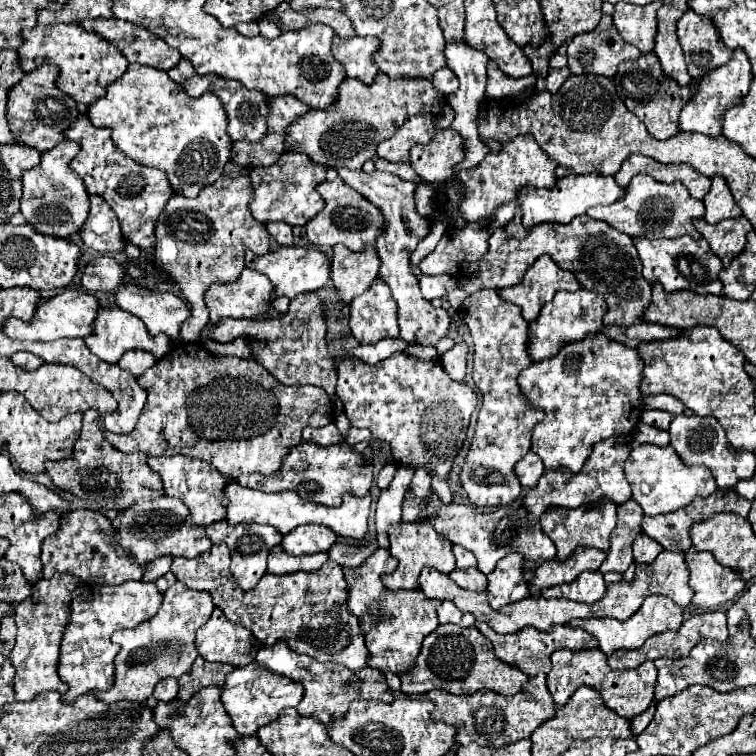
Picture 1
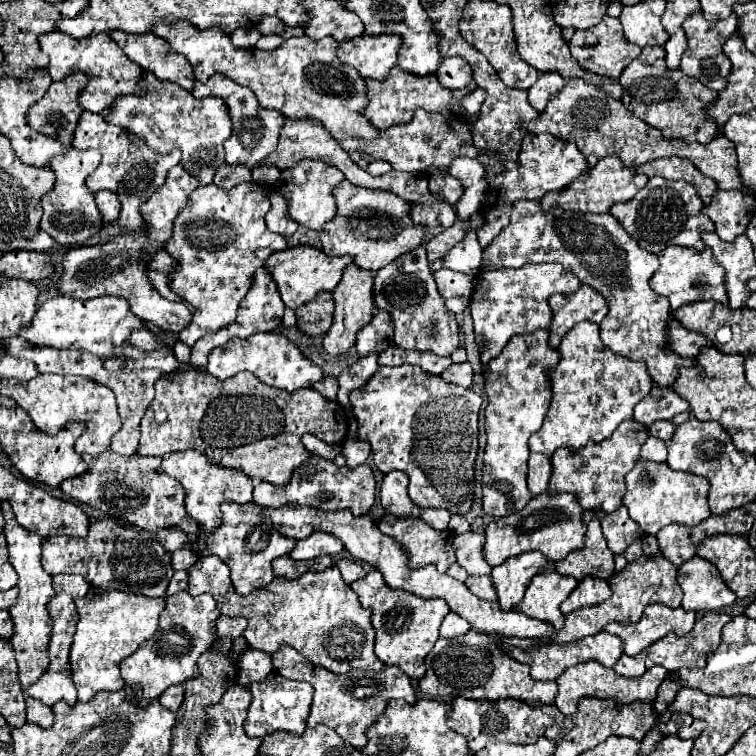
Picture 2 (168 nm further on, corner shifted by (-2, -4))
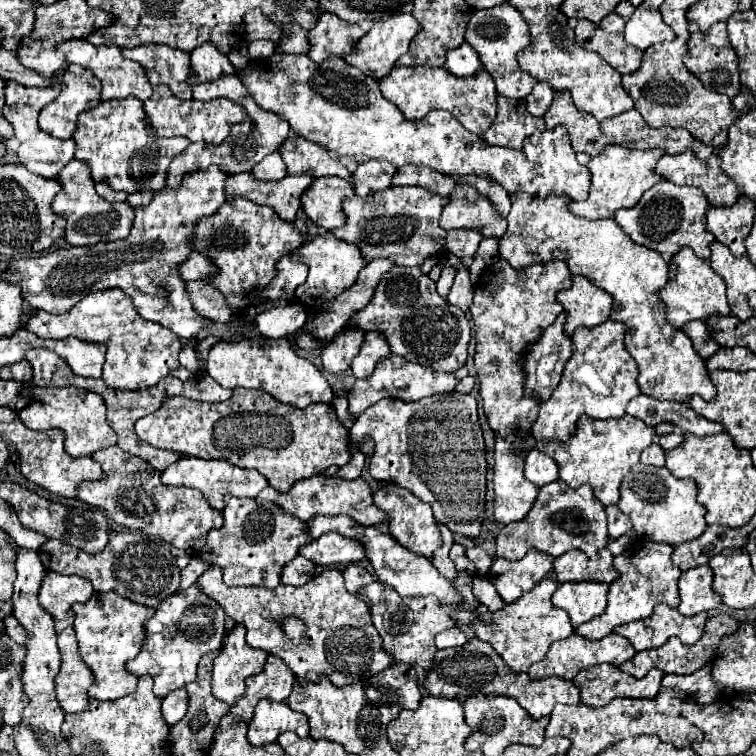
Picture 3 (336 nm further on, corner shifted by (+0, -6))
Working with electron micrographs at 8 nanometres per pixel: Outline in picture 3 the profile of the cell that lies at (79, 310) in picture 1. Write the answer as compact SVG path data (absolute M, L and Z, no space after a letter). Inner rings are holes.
M117 288L89 294L65 314L55 316L37 310L35 316L29 318L25 328L29 328L39 338L63 340L75 336L83 342L103 344L107 348L107 360L101 378L111 388L121 388L121 390L149 388L155 386L171 370L179 368L179 360L177 360L177 354L181 350L179 338L171 330L163 328L161 324L143 320L137 314L135 306L131 304L131 298Z

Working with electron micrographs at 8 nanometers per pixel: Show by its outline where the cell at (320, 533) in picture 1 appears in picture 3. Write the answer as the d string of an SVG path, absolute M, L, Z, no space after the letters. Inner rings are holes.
M337 532L323 534L311 544L299 548L299 554L319 566L335 566L335 564L351 564L365 558L363 546L357 540L339 536Z

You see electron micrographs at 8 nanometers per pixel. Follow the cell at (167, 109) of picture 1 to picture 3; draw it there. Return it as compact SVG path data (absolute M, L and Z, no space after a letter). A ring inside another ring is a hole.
M157 86L153 88L153 96L143 104L145 108L145 120L151 124L157 136L185 136L191 142L209 142L209 144L221 144L227 136L229 130L235 122L241 122L247 112L227 100L227 98L215 98L209 102L199 102L199 100L179 100L171 94L167 86Z

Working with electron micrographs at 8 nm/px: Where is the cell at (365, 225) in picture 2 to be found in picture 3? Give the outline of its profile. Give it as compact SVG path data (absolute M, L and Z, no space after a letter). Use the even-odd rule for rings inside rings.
M393 186L371 196L353 196L343 200L347 222L335 228L333 234L361 250L363 260L387 258L397 266L421 266L431 254L445 254L445 230L439 226L439 216L449 200L421 186Z

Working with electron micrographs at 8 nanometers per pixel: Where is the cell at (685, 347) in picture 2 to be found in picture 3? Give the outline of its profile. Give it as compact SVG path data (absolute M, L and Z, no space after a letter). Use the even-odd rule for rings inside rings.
M693 320L691 324L687 324L687 328L681 328L693 342L693 348L697 350L697 354L703 358L703 360L709 360L717 350L719 350L719 344L711 340L709 332L707 332L707 326L703 320Z

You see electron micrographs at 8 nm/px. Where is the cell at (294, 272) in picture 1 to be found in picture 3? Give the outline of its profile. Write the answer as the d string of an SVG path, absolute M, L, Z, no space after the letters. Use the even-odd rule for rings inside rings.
M327 232L325 236L317 236L315 240L311 240L309 244L299 246L297 250L291 252L291 256L295 256L295 260L303 262L309 266L309 276L307 280L295 290L295 298L299 304L311 308L311 306L319 306L325 300L335 298L339 292L343 292L345 288L355 284L355 278L359 274L359 270L367 264L361 258L361 252L355 244L347 244L339 238L335 238L331 232Z

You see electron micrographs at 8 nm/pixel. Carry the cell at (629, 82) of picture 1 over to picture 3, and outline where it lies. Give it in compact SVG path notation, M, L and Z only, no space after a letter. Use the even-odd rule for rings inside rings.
M685 40L671 42L655 42L643 52L643 60L639 70L623 76L623 88L633 98L635 108L641 112L643 120L651 128L671 126L685 128L707 146L721 148L727 144L727 128L737 120L739 114L731 108L731 100L719 92L705 88L683 64L687 56Z

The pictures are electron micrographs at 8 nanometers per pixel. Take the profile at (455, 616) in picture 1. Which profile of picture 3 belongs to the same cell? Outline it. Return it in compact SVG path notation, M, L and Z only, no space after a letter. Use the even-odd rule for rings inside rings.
M449 628L449 630L443 630L437 638L435 638L435 644L437 648L451 648L451 646L463 646L467 642L467 636L457 628Z

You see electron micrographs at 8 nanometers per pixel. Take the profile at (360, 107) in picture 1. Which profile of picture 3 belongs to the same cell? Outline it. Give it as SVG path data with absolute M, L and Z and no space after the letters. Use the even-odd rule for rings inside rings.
M395 66L387 78L379 80L381 94L393 102L407 120L419 120L427 116L431 110L447 110L451 112L469 132L483 134L497 114L495 102L495 82L485 68L477 70L475 76L457 78L449 74L445 68L425 68L425 66Z

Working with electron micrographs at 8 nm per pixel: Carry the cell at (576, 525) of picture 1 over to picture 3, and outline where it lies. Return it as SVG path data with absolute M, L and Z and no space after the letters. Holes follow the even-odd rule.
M607 548L599 550L597 560L587 558L579 550L569 550L563 556L555 558L555 574L559 582L599 580L611 584L619 578L619 572L613 568L613 556Z

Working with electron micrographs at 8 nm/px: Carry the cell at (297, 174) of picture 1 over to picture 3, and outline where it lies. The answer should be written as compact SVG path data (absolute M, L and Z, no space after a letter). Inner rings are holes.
M321 176L311 182L307 192L303 192L301 206L311 222L325 230L333 230L345 224L341 200L351 198L353 194L351 184L343 178Z

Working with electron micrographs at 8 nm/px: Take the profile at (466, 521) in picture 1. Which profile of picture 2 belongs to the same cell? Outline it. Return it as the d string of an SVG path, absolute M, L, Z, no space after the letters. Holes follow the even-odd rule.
M545 490L543 494L533 498L533 508L525 508L517 514L499 518L497 522L491 522L485 530L485 560L491 566L499 566L511 556L529 552L529 550L539 550L543 552L551 562L557 562L565 558L571 550L577 550L585 542L585 522L583 514L585 510L579 504L577 494L567 494L567 492L555 492L555 490Z

